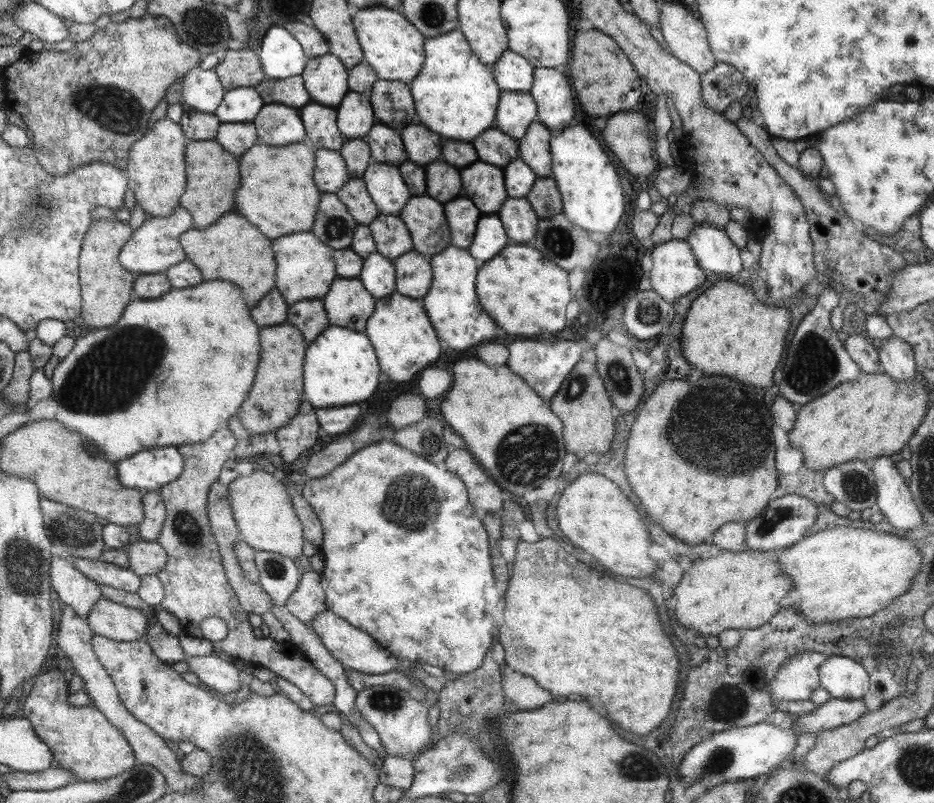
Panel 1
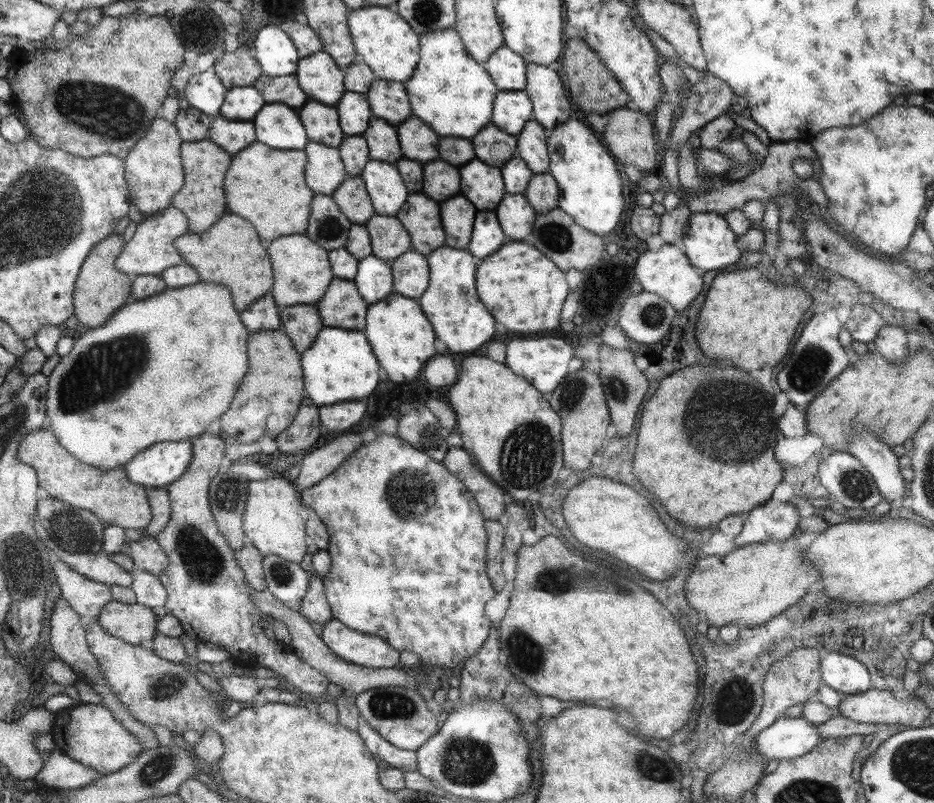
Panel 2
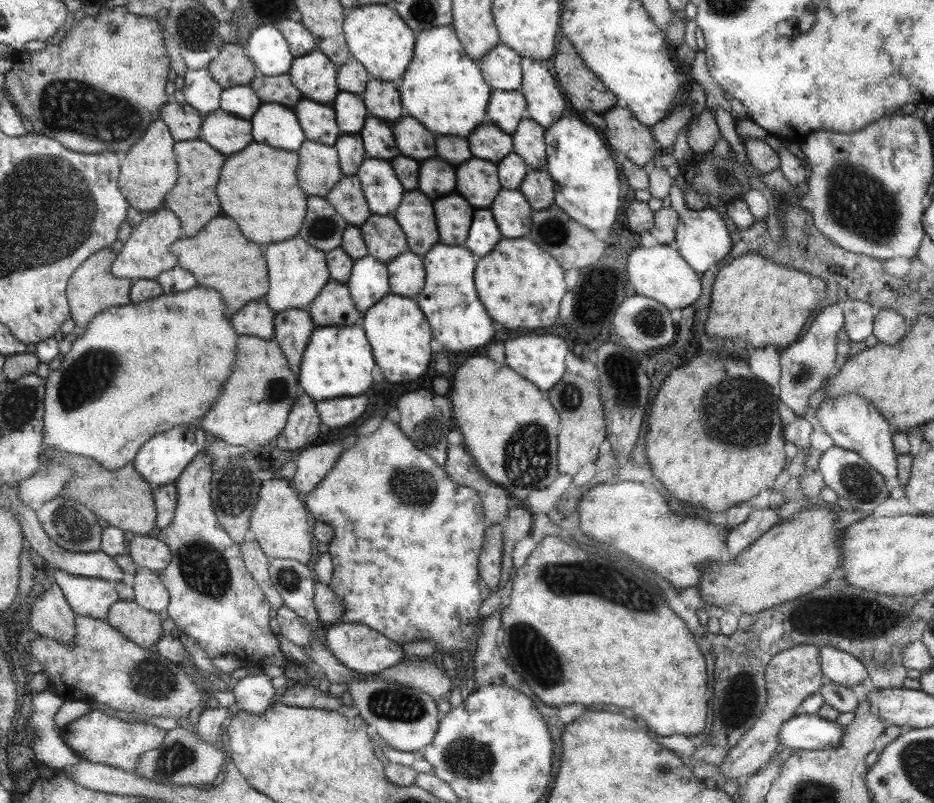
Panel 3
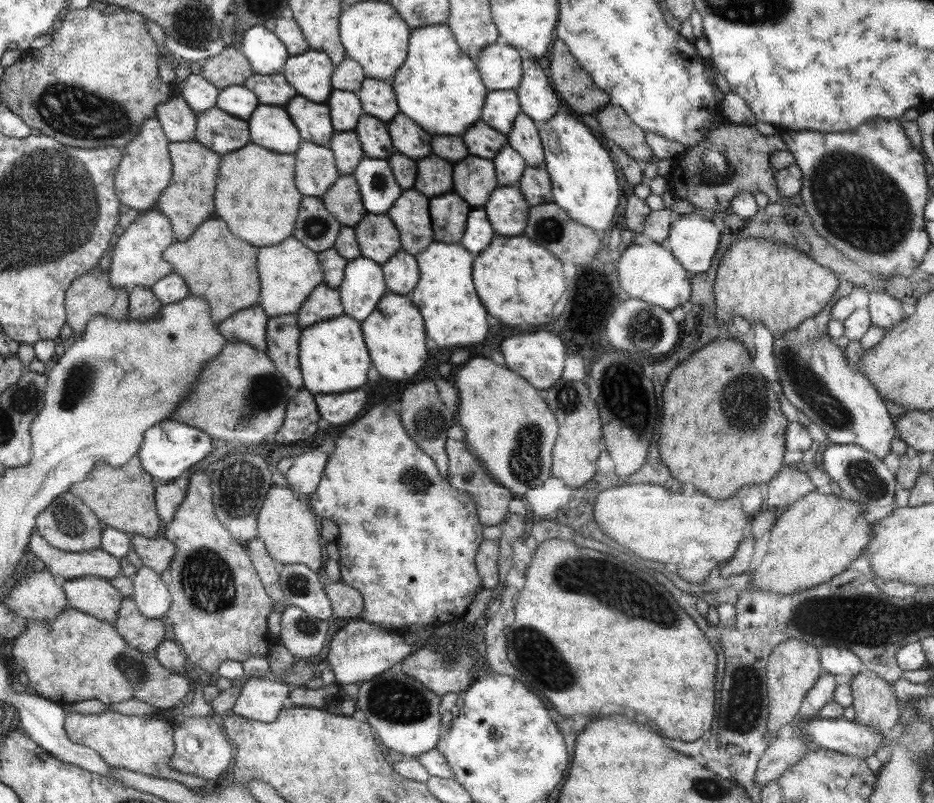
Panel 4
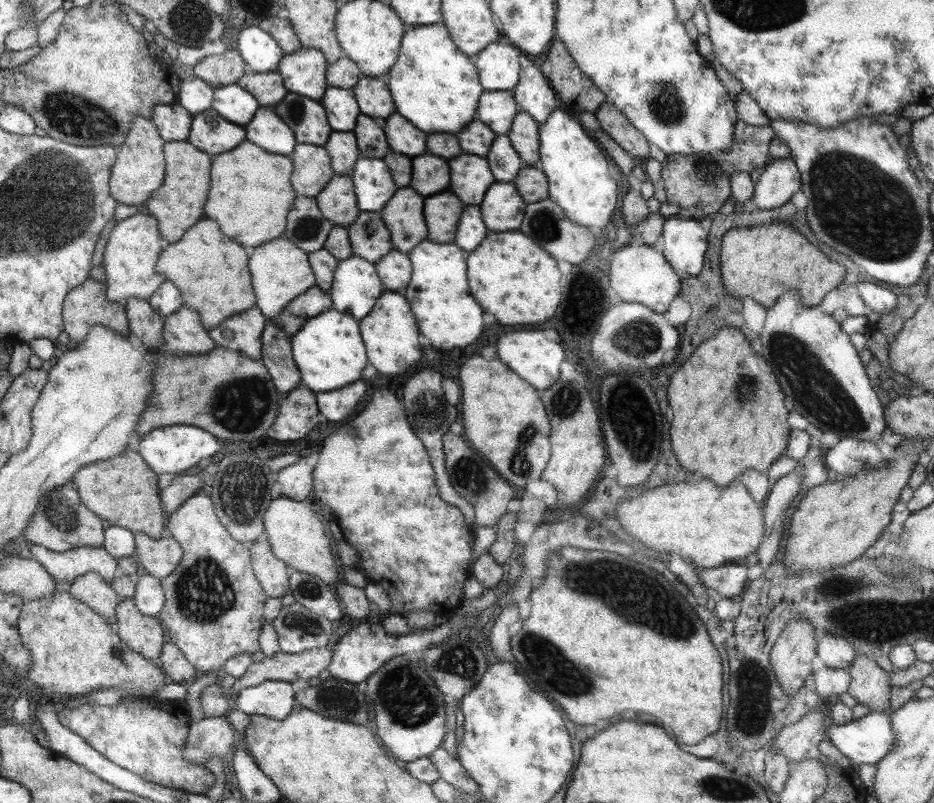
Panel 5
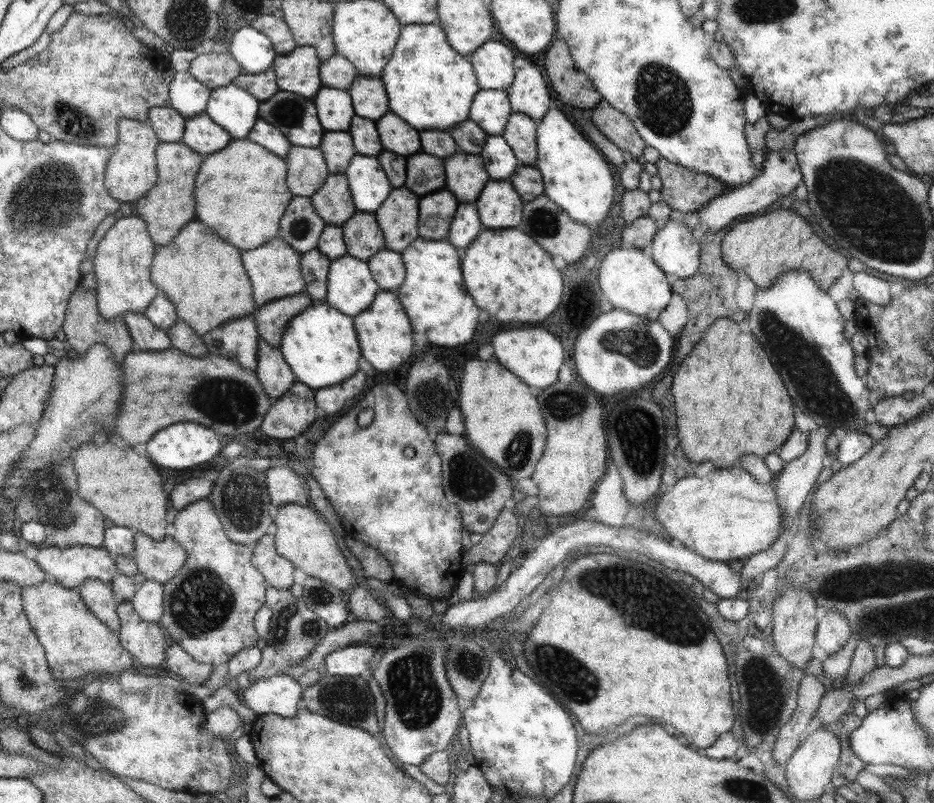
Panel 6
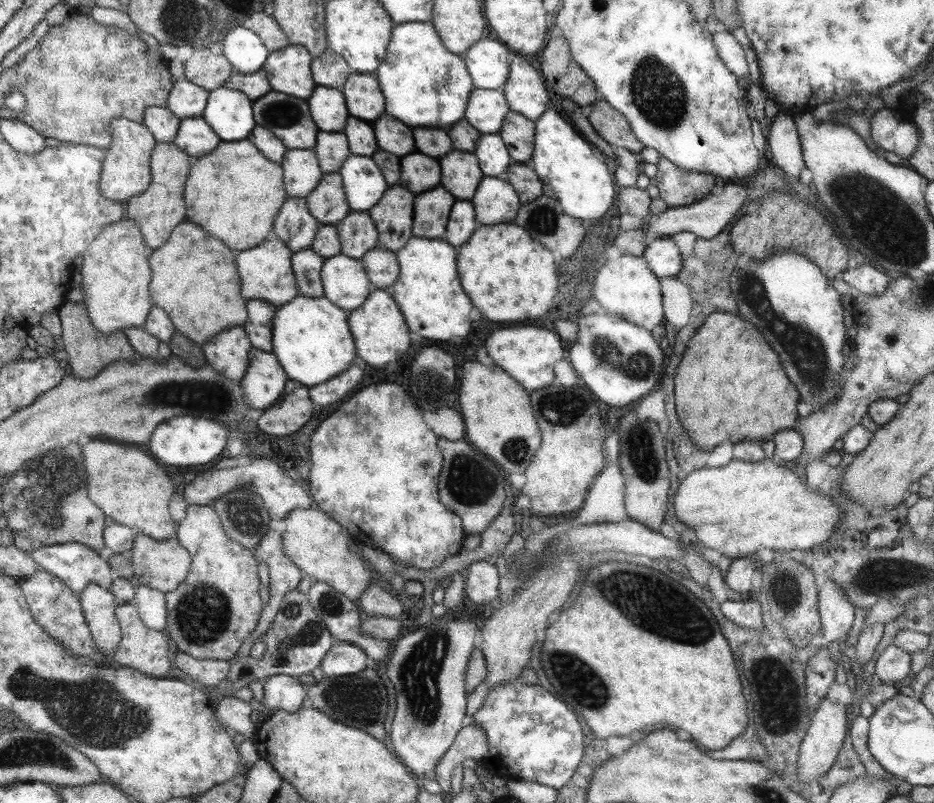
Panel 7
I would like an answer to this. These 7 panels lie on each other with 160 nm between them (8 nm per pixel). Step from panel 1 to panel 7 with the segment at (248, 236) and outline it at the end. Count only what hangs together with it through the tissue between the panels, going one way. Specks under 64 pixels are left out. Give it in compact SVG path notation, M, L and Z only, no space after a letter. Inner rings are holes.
M183 222L170 233L167 244L162 247L150 250L150 284L149 291L153 306L158 306L167 312L171 322L177 331L183 333L188 339L201 346L206 343L213 335L229 327L241 326L245 323L245 300L241 293L242 284L238 275L238 268L235 268L235 256L233 252L223 246L217 238L209 236L195 224Z

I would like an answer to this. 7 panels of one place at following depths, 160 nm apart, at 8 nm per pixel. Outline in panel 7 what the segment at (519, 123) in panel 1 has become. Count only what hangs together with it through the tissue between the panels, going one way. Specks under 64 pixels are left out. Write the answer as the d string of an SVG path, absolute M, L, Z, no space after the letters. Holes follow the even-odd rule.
M474 89L463 119L480 135L496 134L502 129L509 105L502 89Z

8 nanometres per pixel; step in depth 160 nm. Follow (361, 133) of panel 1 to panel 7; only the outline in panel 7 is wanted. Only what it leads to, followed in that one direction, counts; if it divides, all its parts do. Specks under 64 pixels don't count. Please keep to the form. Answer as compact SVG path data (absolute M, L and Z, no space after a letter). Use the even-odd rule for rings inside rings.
M315 86L314 93L306 99L311 120L322 132L343 132L349 113L346 97L341 90Z

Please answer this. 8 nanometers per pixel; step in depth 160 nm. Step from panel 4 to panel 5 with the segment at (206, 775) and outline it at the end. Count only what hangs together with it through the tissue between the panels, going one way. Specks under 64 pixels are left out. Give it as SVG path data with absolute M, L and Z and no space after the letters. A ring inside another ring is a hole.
M226 716L191 720L190 731L182 744L182 759L188 764L203 765L211 756L228 757L233 731Z

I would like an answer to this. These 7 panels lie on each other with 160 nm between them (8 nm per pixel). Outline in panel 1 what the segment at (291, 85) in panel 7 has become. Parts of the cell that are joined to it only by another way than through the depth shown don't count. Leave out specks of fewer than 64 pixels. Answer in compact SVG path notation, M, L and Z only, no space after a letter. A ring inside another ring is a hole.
M330 52L309 58L301 75L312 103L337 108L347 95L347 72Z

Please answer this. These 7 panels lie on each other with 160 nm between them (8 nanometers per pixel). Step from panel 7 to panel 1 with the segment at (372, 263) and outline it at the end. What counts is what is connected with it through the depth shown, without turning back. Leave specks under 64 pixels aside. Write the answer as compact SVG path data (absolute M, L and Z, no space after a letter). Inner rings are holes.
M411 249L392 261L394 266L394 292L414 300L427 294L432 281L429 261Z

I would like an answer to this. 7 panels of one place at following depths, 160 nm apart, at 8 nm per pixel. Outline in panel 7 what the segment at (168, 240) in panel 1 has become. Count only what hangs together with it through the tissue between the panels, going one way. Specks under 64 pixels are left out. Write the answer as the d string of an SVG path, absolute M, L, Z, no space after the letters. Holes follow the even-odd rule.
M123 218L110 224L91 244L80 269L83 298L90 308L94 325L107 334L113 334L127 327L141 327L153 306L149 284L150 250L143 244L142 232L134 220Z

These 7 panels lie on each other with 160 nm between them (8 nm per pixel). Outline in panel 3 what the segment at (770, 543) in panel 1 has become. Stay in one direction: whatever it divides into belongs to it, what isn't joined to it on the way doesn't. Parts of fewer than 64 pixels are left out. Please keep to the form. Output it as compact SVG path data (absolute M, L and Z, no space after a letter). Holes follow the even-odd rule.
M751 508L747 518L737 526L728 530L726 534L725 548L730 560L745 550L754 540L757 540L768 528L782 522L776 509Z

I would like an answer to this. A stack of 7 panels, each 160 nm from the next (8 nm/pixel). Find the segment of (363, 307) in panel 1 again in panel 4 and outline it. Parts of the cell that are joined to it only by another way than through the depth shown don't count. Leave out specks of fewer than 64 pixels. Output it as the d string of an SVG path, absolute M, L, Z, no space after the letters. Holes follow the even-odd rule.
M322 282L314 288L314 292L308 296L302 308L295 314L298 316L298 324L301 329L322 320L341 316L343 309L339 293Z

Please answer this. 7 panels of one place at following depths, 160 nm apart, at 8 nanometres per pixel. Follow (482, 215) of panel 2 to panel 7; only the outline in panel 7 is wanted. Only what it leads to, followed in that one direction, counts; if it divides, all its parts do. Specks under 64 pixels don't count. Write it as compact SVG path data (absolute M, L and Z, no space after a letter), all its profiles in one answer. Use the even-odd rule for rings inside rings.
M456 201L450 210L450 218L446 224L445 241L461 246L469 240L471 232L475 230L475 220L473 220L473 207L470 201Z

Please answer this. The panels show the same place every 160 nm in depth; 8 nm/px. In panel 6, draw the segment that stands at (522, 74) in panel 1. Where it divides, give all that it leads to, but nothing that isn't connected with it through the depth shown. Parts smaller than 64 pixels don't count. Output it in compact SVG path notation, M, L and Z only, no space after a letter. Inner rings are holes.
M488 40L470 55L465 56L473 65L479 86L483 90L506 91L514 82L515 54L505 43Z

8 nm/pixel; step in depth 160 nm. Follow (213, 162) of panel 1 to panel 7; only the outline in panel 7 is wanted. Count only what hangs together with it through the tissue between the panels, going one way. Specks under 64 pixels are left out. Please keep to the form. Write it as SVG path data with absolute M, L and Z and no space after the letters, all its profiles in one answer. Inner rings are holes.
M156 143L150 156L150 186L138 195L132 196L125 203L127 216L134 220L142 232L143 244L153 250L162 247L175 226L185 218L184 185L191 158L176 144Z

